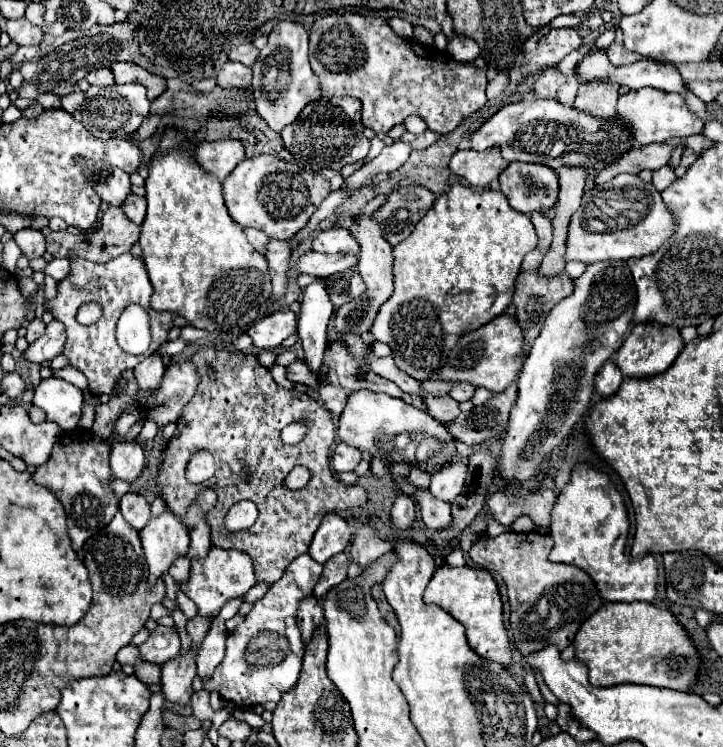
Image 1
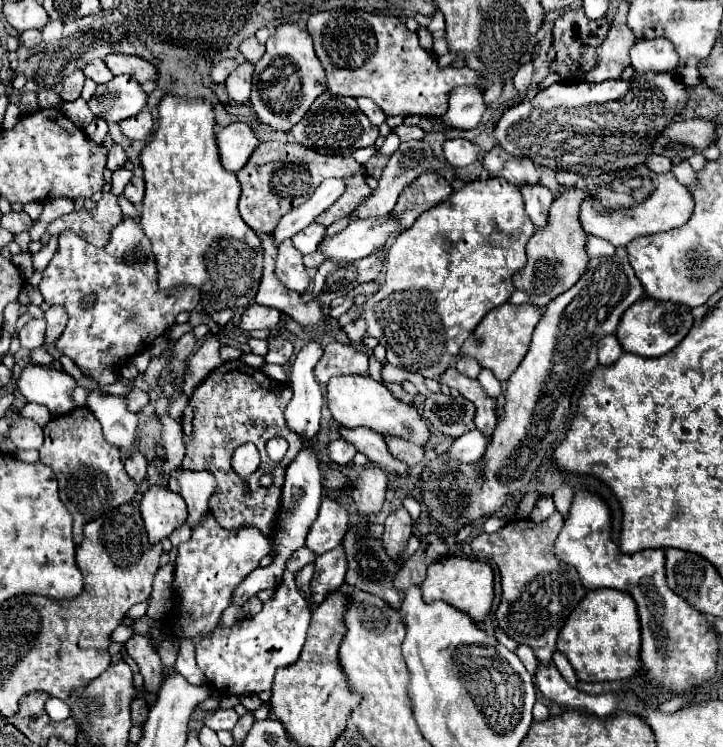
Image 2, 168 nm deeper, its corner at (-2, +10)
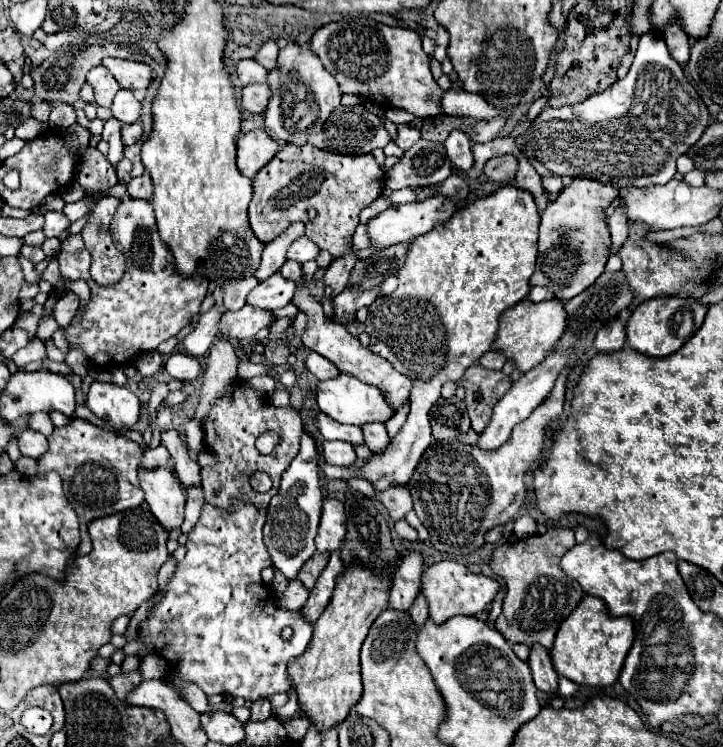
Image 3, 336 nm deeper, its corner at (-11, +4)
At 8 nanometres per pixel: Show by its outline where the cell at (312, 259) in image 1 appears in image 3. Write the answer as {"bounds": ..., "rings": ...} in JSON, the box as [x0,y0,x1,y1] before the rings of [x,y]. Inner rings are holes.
{"bounds":[368,196,456,252],"rings":[[[432,196],[428,200],[422,202],[412,202],[412,204],[398,204],[398,206],[390,206],[388,210],[384,210],[382,214],[378,214],[376,218],[372,218],[368,222],[368,238],[370,238],[370,248],[374,252],[382,252],[394,244],[402,244],[402,242],[412,242],[414,238],[426,234],[434,224],[442,224],[446,222],[454,212],[456,212],[456,204],[444,200],[444,196]]]}

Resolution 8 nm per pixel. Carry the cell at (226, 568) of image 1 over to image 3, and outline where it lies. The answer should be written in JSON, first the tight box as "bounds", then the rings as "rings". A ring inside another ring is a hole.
{"bounds":[140,500,312,700],"rings":[[[236,500],[238,512],[224,512],[212,504],[204,504],[202,514],[194,530],[188,534],[186,558],[176,566],[176,572],[166,588],[166,596],[150,612],[150,618],[140,622],[144,642],[168,664],[182,680],[196,682],[206,694],[230,694],[244,700],[268,698],[276,692],[290,690],[290,678],[286,666],[292,658],[300,656],[312,638],[312,622],[308,622],[300,610],[276,610],[270,600],[270,590],[262,582],[260,572],[272,566],[268,548],[264,548],[262,528],[266,516]],[[290,626],[294,636],[284,642],[280,630]]]}

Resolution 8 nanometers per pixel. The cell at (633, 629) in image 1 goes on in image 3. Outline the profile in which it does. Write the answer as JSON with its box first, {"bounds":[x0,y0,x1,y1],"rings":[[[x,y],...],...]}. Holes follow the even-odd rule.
{"bounds":[550,596,634,686],"rings":[[[584,596],[572,616],[560,624],[560,632],[556,634],[550,656],[560,676],[566,676],[576,684],[610,686],[620,678],[620,668],[624,666],[628,648],[632,648],[632,640],[634,624],[628,620],[628,616],[608,616],[608,608],[604,608],[600,598]]]}

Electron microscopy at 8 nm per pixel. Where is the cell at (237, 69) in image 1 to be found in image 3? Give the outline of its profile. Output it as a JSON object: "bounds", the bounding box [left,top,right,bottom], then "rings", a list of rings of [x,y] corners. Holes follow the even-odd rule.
{"bounds":[242,84,270,114],"rings":[[[248,84],[244,86],[242,90],[242,106],[248,110],[248,112],[254,112],[254,114],[262,114],[268,100],[270,100],[270,88],[266,84]]]}

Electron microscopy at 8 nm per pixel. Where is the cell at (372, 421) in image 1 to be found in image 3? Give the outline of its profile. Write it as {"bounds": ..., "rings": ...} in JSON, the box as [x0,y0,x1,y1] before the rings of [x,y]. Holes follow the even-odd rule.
{"bounds":[316,374,394,426],"rings":[[[340,374],[338,378],[318,382],[316,402],[324,414],[328,414],[330,418],[334,418],[340,424],[354,424],[354,426],[364,426],[370,422],[384,424],[394,416],[394,408],[390,408],[388,400],[384,398],[384,394],[376,386],[364,384],[350,374]]]}

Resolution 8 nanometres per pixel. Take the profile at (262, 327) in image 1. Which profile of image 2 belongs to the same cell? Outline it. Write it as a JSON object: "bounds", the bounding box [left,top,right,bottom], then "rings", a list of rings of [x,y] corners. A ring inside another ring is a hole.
{"bounds":[237,304,281,332],"rings":[[[249,304],[241,312],[241,322],[237,324],[241,330],[251,332],[251,330],[261,330],[261,328],[275,328],[281,318],[281,312],[269,306],[259,306],[259,304]]]}

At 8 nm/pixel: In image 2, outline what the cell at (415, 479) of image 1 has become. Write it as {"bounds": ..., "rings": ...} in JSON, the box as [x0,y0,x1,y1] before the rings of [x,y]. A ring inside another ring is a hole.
{"bounds":[385,436,423,466],"rings":[[[387,436],[385,440],[389,452],[399,458],[401,462],[405,462],[407,466],[419,466],[423,462],[423,448],[405,440],[405,438],[397,438],[397,436]]]}

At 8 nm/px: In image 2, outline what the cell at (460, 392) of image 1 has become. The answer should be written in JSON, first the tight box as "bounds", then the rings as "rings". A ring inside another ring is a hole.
{"bounds":[455,358,481,378],"rings":[[[459,358],[457,362],[455,362],[455,368],[461,372],[461,374],[467,374],[469,378],[477,378],[477,374],[481,372],[481,366],[479,366],[479,362],[475,360],[475,358]]]}

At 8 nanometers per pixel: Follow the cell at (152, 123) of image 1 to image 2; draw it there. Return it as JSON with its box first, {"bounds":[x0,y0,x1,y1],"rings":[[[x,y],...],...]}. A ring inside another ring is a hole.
{"bounds":[119,108,153,140],"rings":[[[143,108],[135,118],[127,118],[123,122],[119,122],[119,128],[131,140],[145,140],[153,128],[151,112],[147,108]]]}

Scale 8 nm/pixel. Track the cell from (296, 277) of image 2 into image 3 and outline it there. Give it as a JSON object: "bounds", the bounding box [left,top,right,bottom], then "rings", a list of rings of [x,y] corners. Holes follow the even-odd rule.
{"bounds":[280,260,410,410],"rings":[[[286,260],[284,266],[280,268],[280,274],[286,278],[286,280],[294,280],[296,282],[296,306],[308,316],[308,326],[302,334],[302,342],[308,350],[314,350],[318,354],[322,354],[324,358],[328,358],[330,362],[334,362],[338,366],[340,372],[346,372],[346,374],[352,374],[356,376],[358,380],[366,382],[366,384],[372,384],[376,388],[380,388],[384,392],[384,396],[388,398],[388,402],[392,404],[394,410],[398,410],[410,396],[410,380],[396,372],[392,368],[392,364],[388,364],[388,360],[372,354],[368,348],[364,348],[360,342],[358,342],[358,336],[350,334],[346,326],[342,324],[326,324],[324,320],[324,312],[322,312],[322,304],[314,300],[310,288],[308,288],[308,282],[304,280],[304,270],[302,270],[302,264],[296,264],[294,260]]]}

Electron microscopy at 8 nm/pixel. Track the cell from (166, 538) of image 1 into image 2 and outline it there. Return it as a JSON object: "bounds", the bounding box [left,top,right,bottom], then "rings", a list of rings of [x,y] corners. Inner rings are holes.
{"bounds":[139,484,187,544],"rings":[[[159,484],[149,486],[139,502],[139,510],[151,544],[167,538],[187,518],[187,506],[183,498],[179,498],[179,494],[171,492],[167,486]]]}

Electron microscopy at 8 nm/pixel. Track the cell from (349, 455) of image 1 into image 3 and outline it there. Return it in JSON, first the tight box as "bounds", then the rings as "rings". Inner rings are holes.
{"bounds":[322,442,356,466],"rings":[[[324,442],[322,446],[322,458],[328,464],[334,466],[352,466],[356,462],[356,452],[354,446],[348,442]]]}

